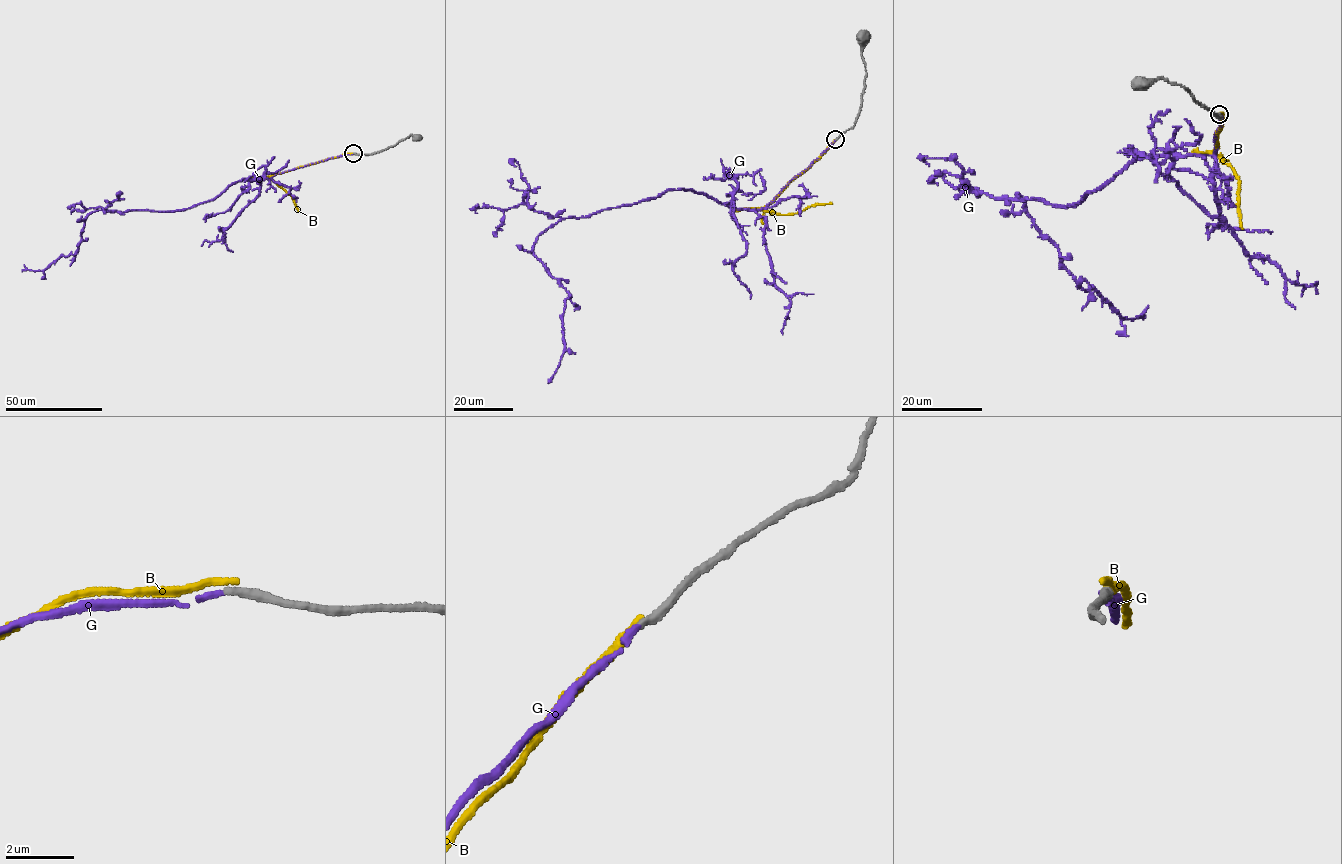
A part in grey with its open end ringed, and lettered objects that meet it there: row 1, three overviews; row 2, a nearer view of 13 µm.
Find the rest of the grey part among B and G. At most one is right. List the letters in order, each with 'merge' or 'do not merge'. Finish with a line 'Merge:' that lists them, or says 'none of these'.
B: do not merge
G: merge
Merge: G

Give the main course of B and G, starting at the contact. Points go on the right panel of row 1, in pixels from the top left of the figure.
B: (1220, 113), (1221, 127), (1216, 132), (1217, 147), (1214, 150), (1239, 178), (1242, 228)
G: (1219, 114), (1213, 155), (1130, 160), (1066, 207), (1015, 194), (1078, 286), (1097, 290), (1123, 318), (1148, 305)

